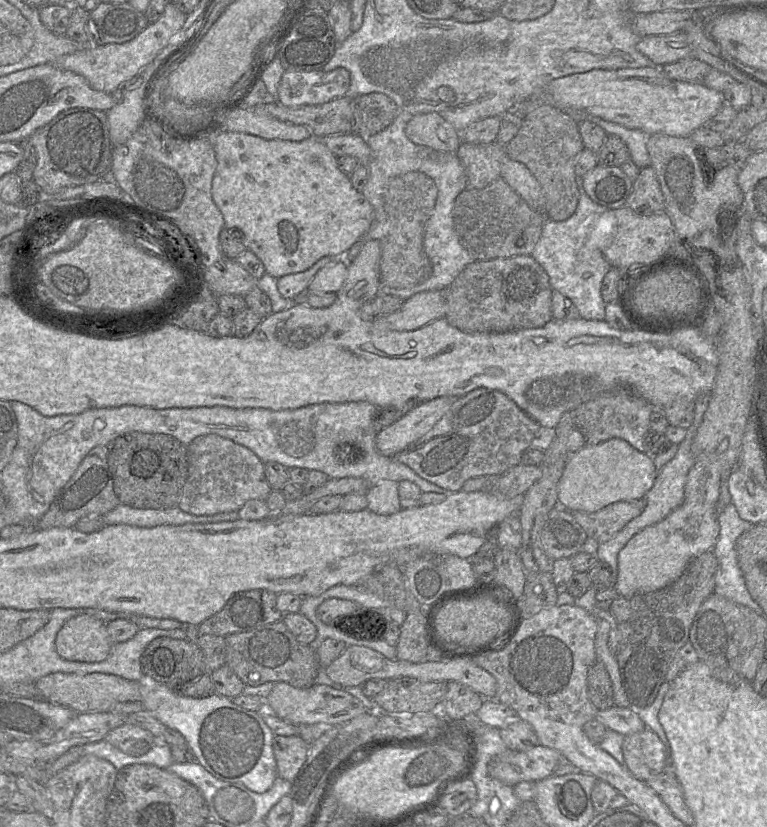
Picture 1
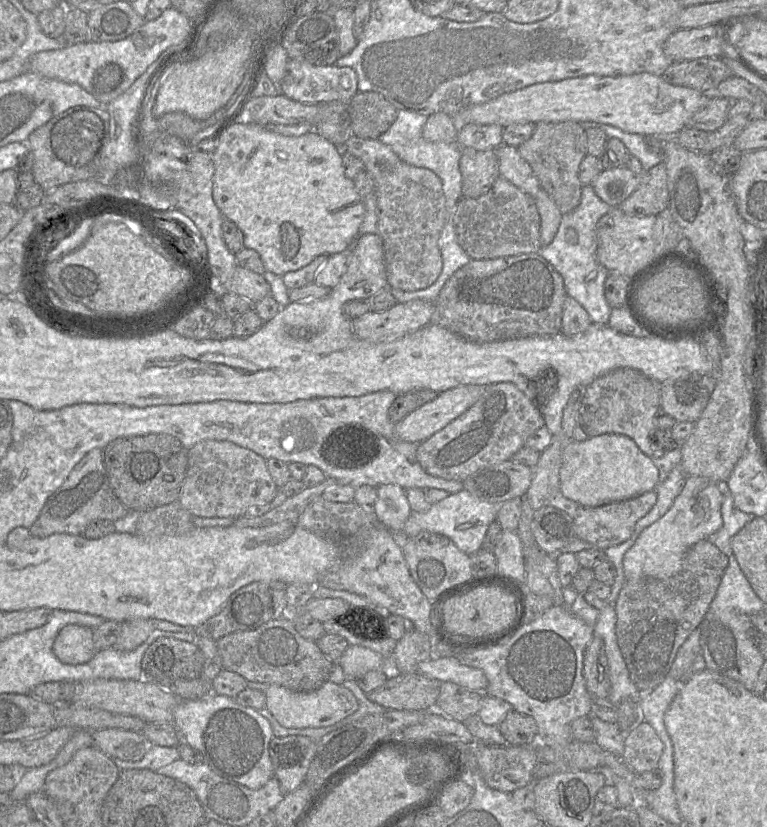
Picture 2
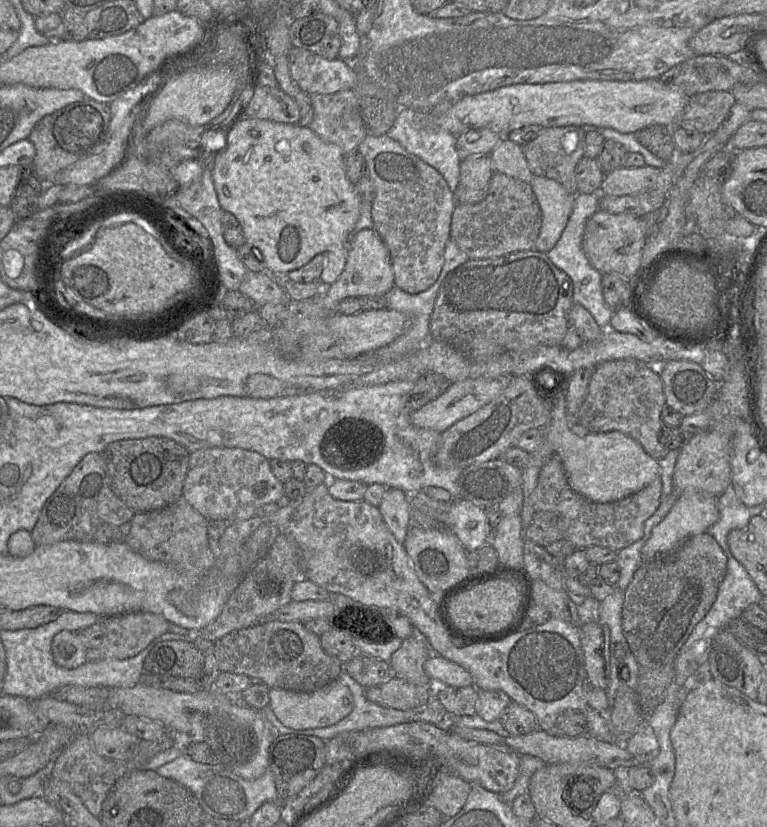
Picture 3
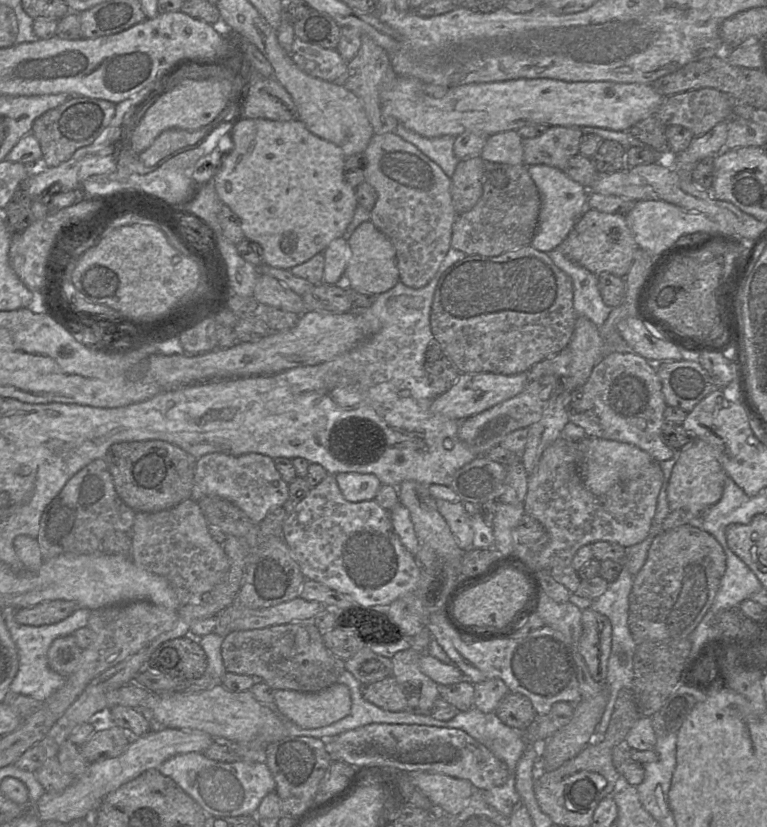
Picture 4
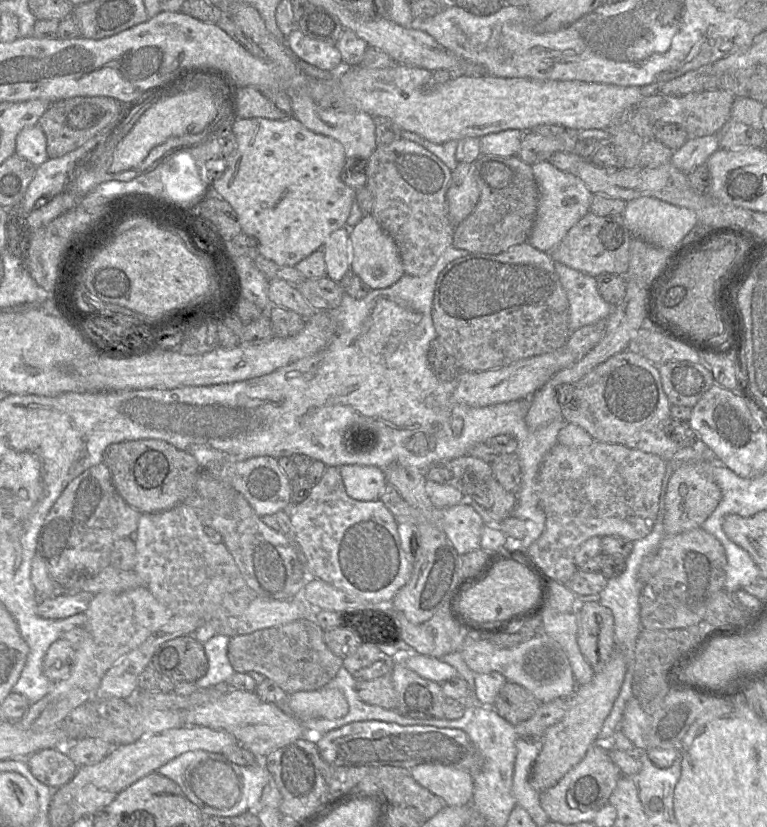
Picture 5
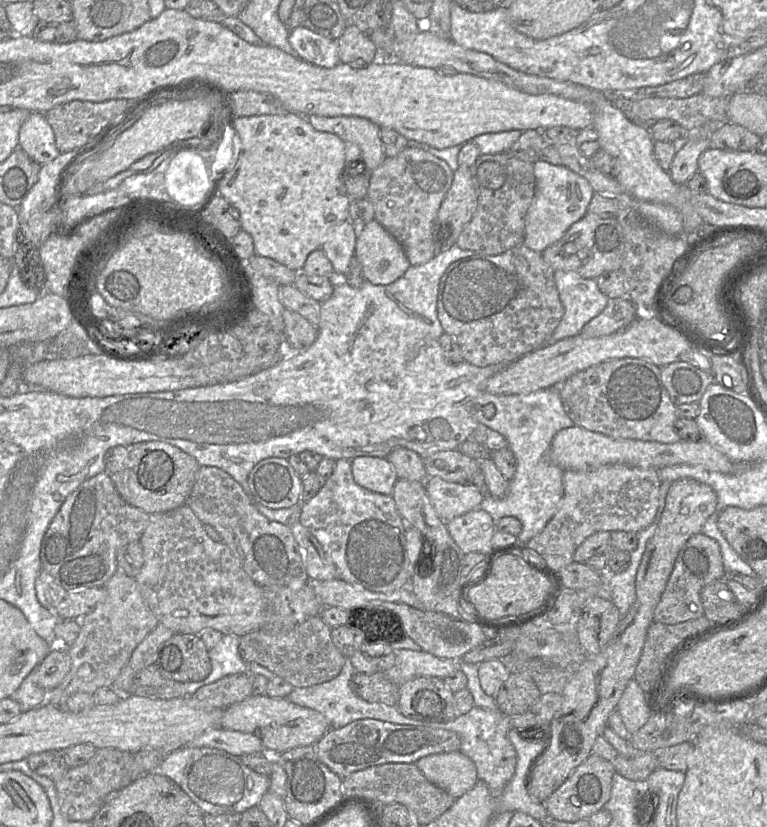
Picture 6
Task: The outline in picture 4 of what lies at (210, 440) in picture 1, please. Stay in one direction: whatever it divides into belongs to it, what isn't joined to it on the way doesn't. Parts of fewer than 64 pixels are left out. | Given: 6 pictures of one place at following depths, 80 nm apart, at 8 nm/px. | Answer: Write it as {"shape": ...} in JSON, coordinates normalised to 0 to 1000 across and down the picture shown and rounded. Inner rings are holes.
{"shape":[[[272,548],[256,557],[249,603],[257,607],[269,600],[283,600],[301,607],[330,632],[338,634],[352,615],[368,613],[377,603],[377,591],[359,566],[357,556],[347,550]]]}

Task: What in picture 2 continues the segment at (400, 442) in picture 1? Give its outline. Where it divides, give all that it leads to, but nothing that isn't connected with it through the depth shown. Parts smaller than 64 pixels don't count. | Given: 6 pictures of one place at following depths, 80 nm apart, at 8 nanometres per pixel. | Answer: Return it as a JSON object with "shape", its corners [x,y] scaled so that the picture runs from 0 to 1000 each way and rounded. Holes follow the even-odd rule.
{"shape":[[[602,466],[572,475],[567,482],[541,495],[518,510],[515,513],[516,525],[531,534],[551,534],[613,493],[628,479],[632,468],[634,466]]]}

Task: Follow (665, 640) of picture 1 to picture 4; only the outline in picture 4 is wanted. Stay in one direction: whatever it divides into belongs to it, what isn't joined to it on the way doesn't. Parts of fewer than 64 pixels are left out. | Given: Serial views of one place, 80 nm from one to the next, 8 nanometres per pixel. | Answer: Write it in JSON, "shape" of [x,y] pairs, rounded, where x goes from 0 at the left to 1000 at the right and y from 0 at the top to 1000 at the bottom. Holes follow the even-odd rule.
{"shape":[[[896,632],[868,642],[863,642],[859,647],[857,647],[847,659],[841,681],[829,696],[827,696],[824,712],[820,719],[819,757],[829,780],[834,780],[842,775],[855,776],[863,774],[896,771],[926,736],[928,728],[935,718],[939,703],[944,695],[945,689],[947,672],[940,659],[931,648],[915,641],[910,632]]]}

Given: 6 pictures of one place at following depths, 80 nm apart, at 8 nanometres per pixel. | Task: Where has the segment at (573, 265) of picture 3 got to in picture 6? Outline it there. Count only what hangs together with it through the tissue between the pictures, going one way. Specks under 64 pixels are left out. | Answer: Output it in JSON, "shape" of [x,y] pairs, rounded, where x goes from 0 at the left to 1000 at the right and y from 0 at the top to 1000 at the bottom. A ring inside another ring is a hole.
{"shape":[[[734,326],[724,328],[722,337],[735,381],[714,416],[754,405],[794,365],[794,360],[781,349],[777,337],[761,336],[751,329]]]}

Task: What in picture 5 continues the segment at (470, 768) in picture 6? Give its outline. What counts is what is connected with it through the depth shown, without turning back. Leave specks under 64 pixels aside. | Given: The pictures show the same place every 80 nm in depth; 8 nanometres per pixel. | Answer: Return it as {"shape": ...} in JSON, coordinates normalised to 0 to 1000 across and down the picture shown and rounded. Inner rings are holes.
{"shape":[[[553,923],[538,927],[536,937],[544,947],[574,964],[581,975],[611,975],[617,964],[617,938],[608,931],[578,924]]]}

